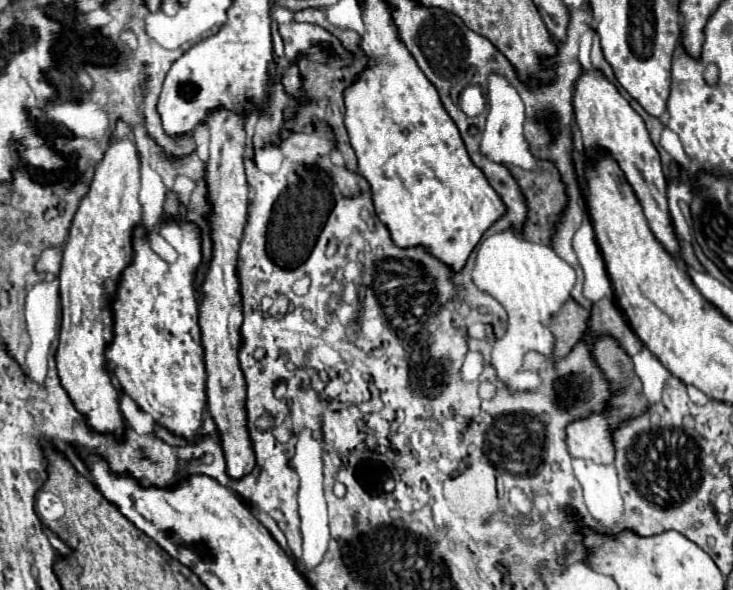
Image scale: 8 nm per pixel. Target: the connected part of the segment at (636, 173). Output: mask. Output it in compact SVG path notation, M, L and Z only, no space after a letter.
M597 69L583 71L577 79L573 107L577 125L581 127L585 153L591 155L595 149L607 149L619 161L619 167L631 183L637 199L641 201L651 231L671 255L679 257L679 243L675 239L671 215L667 209L667 179L663 175L659 153L649 137L643 117L629 105L629 101L619 93L619 89L611 81L607 81L607 77Z

